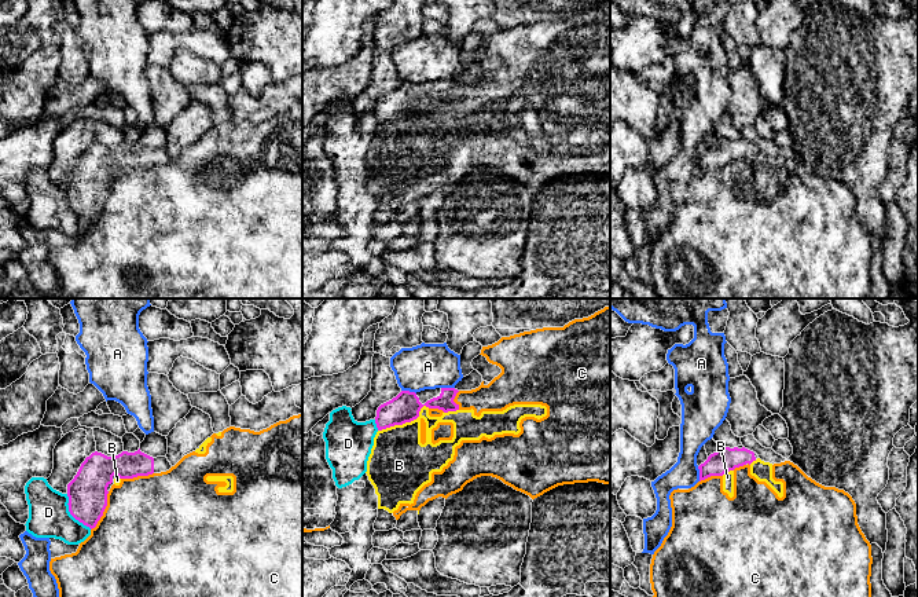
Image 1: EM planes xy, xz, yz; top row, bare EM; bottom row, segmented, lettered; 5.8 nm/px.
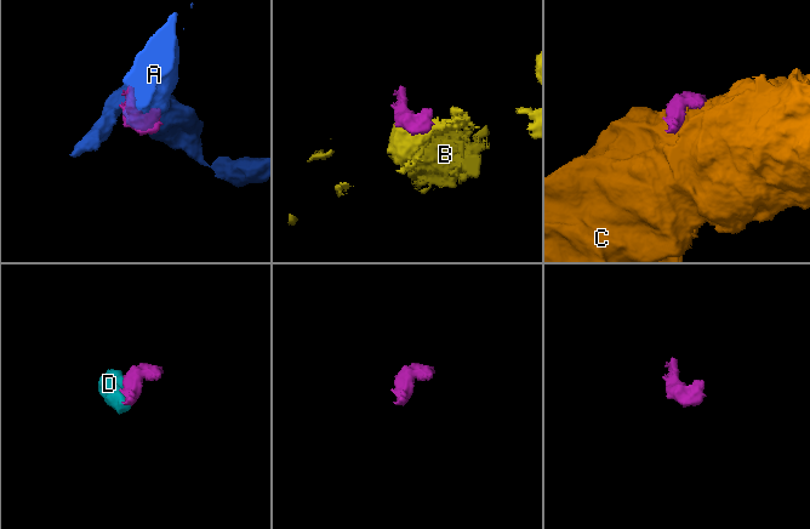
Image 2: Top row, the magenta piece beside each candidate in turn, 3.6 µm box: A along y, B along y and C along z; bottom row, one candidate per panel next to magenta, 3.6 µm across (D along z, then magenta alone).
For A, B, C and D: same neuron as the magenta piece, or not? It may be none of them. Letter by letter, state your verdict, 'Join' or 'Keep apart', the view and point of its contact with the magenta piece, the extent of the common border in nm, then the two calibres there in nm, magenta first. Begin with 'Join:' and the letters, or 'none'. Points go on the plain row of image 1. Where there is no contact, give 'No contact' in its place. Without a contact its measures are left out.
Join: none
A: Keep apart. Touches magenta at xz (408, 83). Shared border 90 nm. Thickness 170 nm (magenta) against 280 nm
B: Keep apart. Touches magenta at xz (406, 113). Shared border 340 nm. Thickness 170 nm (magenta) against 360 nm
C: Keep apart. Touches magenta at xy (103, 202). Shared border 260 nm. Thickness 220 nm (magenta) against 500 nm
D: Keep apart. Touches magenta at xy (72, 207). Shared border 260 nm. Thickness 220 nm (magenta) against 240 nm

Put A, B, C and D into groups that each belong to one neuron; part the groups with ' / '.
A / B C / D

